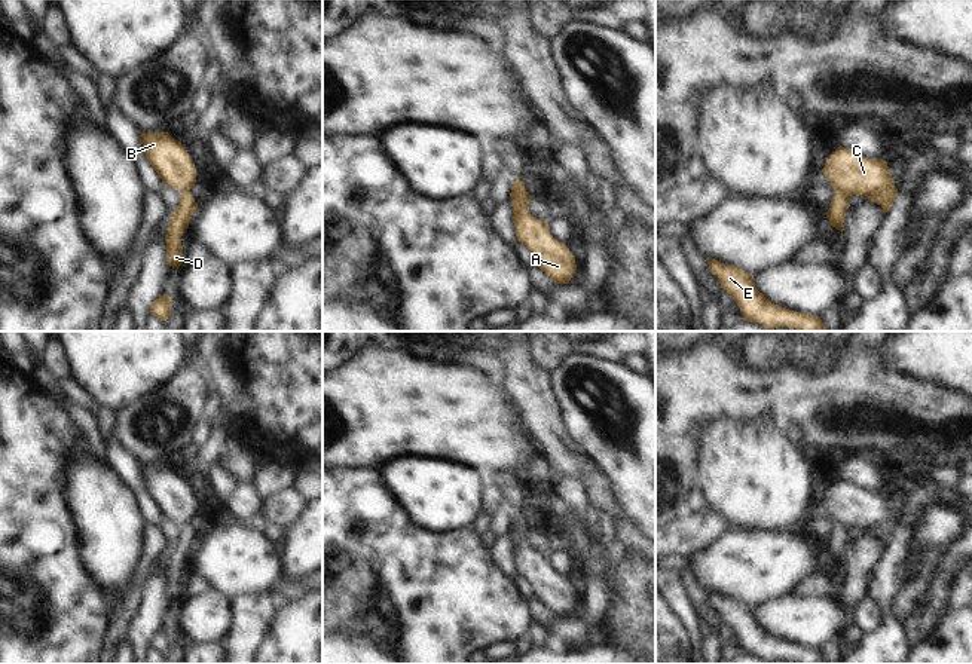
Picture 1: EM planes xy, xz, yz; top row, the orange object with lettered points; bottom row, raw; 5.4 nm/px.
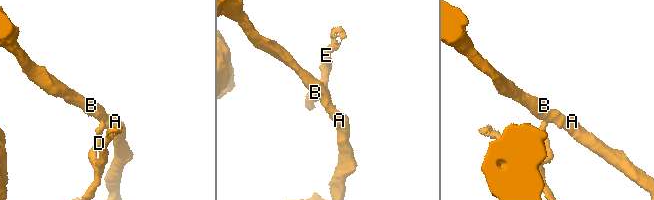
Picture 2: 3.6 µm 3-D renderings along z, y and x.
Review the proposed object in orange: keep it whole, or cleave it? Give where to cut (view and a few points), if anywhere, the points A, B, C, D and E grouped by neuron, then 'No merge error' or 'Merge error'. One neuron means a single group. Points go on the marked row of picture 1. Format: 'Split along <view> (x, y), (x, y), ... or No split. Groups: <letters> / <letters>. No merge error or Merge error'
Split along yz (836, 190), (843, 190), (849, 195). Groups: A B C / D E. Merge error.

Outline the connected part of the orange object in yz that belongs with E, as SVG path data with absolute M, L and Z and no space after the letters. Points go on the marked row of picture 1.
M707 258L707 264L721 287L740 307L745 321L758 322L767 331L782 325L792 331L831 331L823 325L820 316L789 310L771 303L756 290L754 276L743 269L727 266L715 258Z

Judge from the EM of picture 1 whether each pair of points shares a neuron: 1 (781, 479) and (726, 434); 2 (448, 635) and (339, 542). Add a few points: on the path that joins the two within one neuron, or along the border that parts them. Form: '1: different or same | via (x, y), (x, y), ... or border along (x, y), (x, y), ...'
1: same | via (767, 476), (739, 447)
2: same | via (428, 605), (369, 547)

